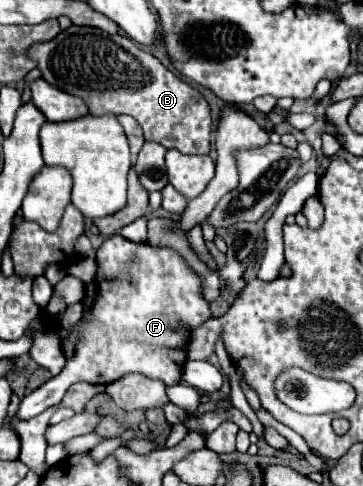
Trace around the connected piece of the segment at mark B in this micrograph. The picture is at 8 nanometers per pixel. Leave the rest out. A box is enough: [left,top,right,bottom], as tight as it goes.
[29,26,213,154]

